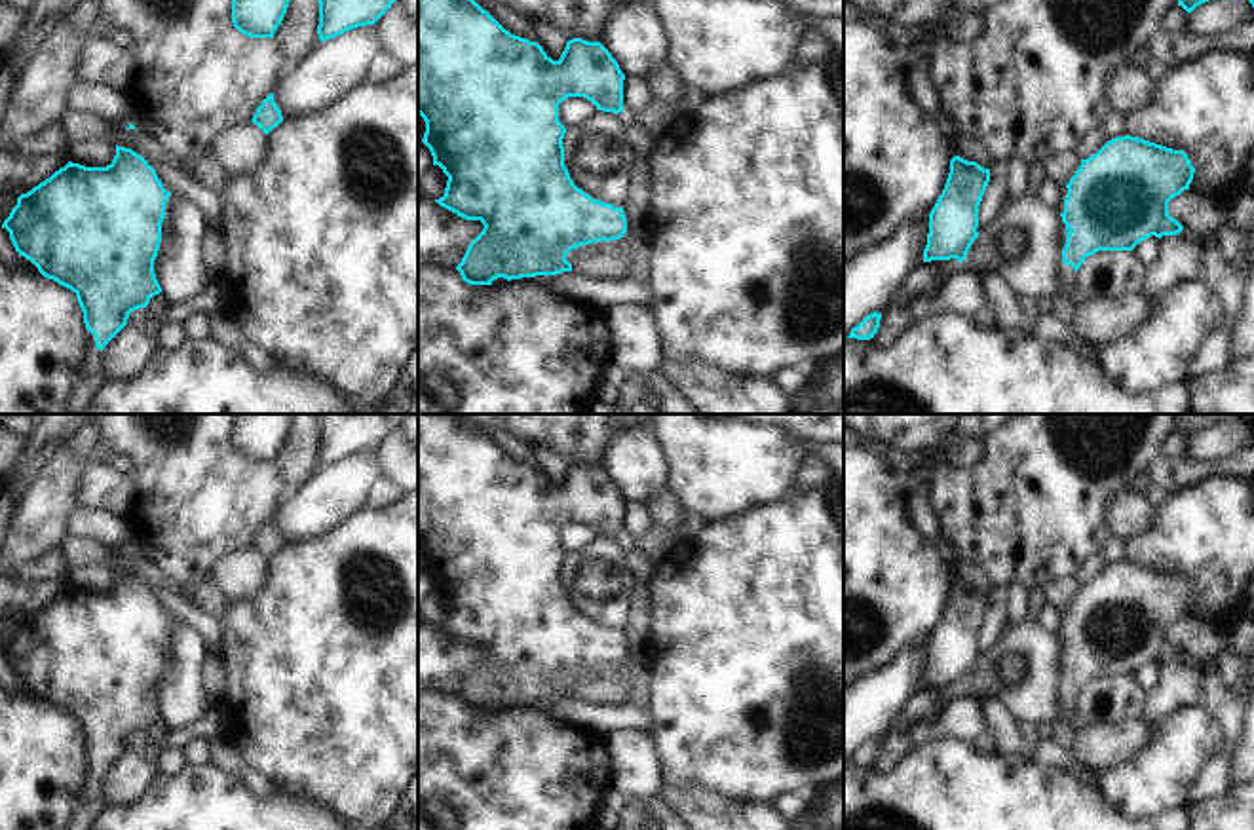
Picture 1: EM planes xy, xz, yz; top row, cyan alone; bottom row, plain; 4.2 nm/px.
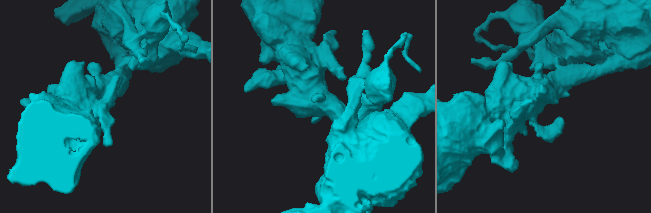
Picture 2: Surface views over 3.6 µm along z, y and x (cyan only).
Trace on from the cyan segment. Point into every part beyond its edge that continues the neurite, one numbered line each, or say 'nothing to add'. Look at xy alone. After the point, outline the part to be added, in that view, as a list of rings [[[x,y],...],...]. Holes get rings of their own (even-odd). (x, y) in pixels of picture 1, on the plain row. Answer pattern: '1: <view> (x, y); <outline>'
nothing to add

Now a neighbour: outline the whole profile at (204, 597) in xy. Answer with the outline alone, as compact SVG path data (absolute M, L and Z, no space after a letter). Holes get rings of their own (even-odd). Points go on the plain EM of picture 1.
M65 536L61 539L61 551L68 568L110 566L112 570L131 574L144 585L165 587L177 594L182 594L192 606L196 606L217 621L224 615L228 608L226 598L207 581L201 581L200 585L192 587L179 587L167 581L150 562L135 555L112 551L93 539Z

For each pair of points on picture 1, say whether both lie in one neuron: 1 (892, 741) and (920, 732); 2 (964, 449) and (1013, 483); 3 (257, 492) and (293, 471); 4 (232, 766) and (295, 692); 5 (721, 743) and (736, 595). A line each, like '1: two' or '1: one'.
1: one
2: two
3: two
4: two
5: one

